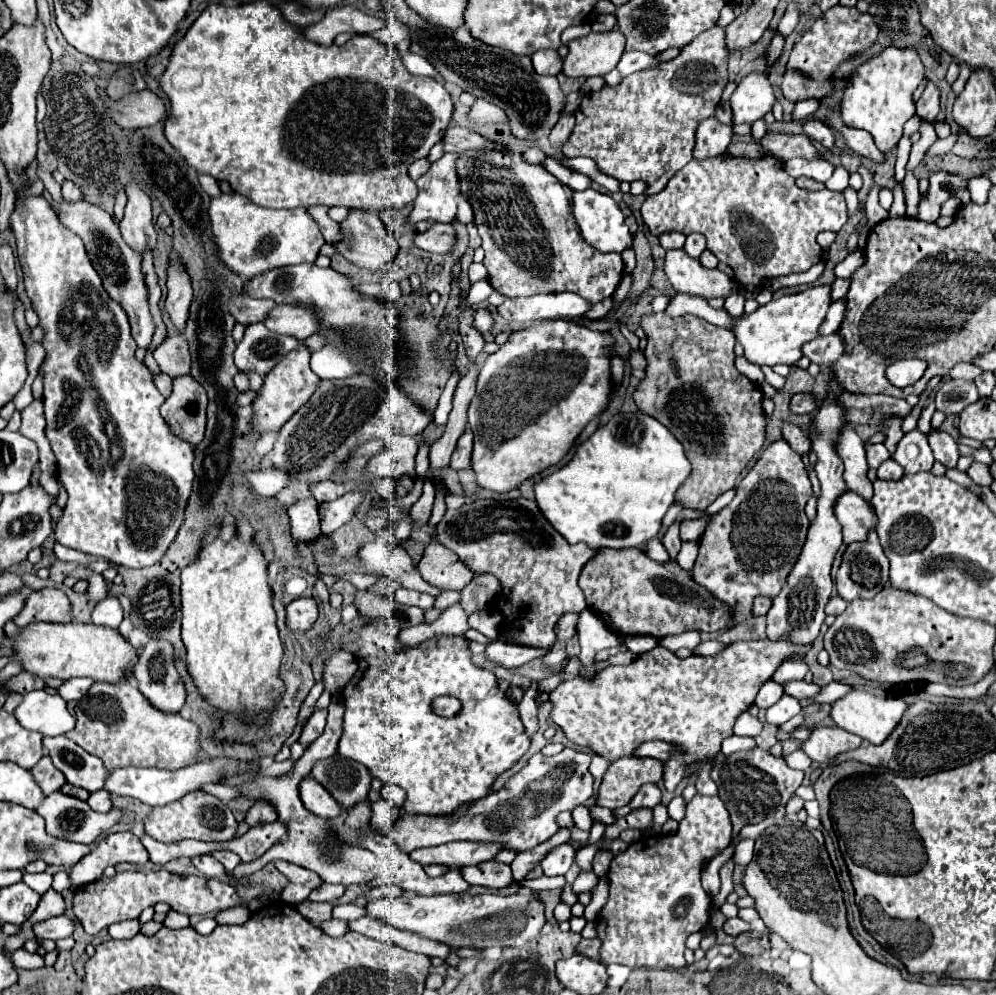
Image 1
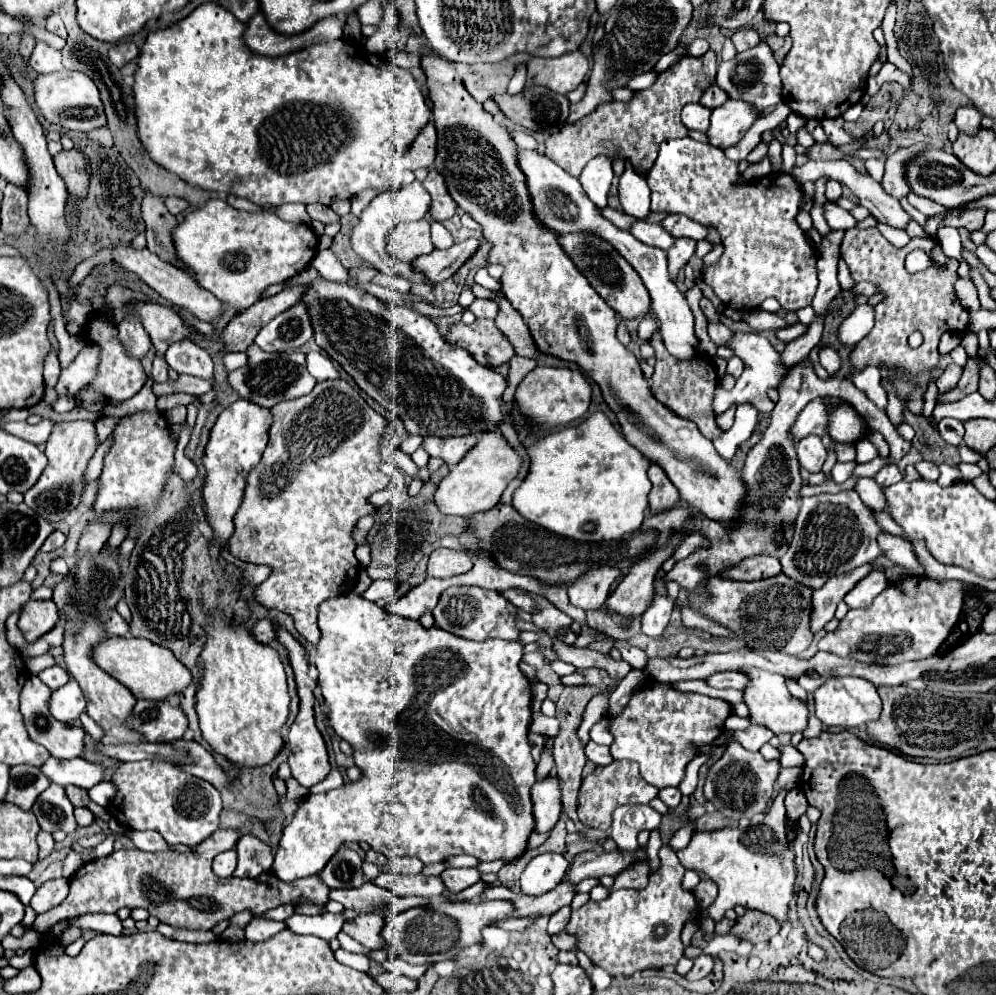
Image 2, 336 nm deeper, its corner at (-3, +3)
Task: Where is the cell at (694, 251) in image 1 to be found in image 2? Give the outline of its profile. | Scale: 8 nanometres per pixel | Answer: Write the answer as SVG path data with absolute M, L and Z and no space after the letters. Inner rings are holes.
M688 237L676 239L676 243L670 247L670 251L668 251L668 263L670 263L670 275L672 275L672 279L676 279L678 269L684 267L688 263L688 259L694 255L694 249L696 249L696 241L688 239Z

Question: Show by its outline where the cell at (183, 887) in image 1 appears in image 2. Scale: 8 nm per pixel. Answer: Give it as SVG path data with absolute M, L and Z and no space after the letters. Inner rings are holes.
M218 829L212 837L200 843L190 853L146 853L140 849L114 851L108 857L100 857L82 865L70 879L68 897L48 913L40 913L34 921L38 933L46 931L60 919L72 919L84 913L116 913L120 907L142 907L160 923L188 929L212 929L216 923L230 919L232 915L250 909L260 915L278 905L294 903L298 897L306 897L318 905L326 905L328 887L318 875L282 883L276 875L266 873L264 879L256 881L230 881L220 879L212 873L212 859L226 849L232 849L240 839L236 829Z

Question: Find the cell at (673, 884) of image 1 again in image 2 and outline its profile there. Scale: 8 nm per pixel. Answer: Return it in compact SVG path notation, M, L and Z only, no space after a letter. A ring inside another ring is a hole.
M668 845L660 849L660 867L658 871L650 871L650 883L644 889L620 889L610 891L604 901L588 901L578 911L572 911L572 919L566 927L568 933L578 935L578 949L582 949L592 963L604 967L612 977L616 975L632 975L642 969L662 969L666 965L676 965L684 957L684 945L680 941L680 931L686 921L694 921L700 917L700 907L696 895L682 887L684 867L676 859L674 851Z

